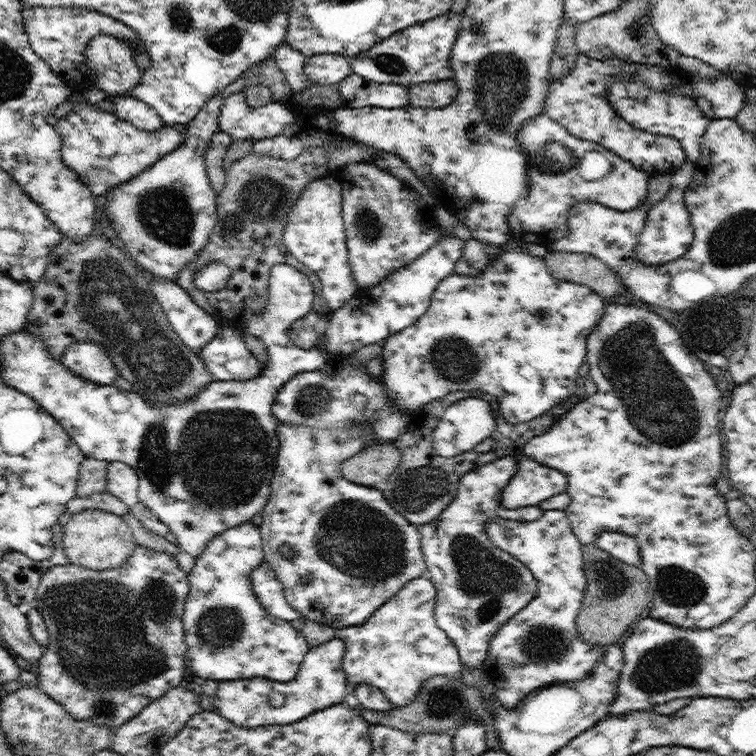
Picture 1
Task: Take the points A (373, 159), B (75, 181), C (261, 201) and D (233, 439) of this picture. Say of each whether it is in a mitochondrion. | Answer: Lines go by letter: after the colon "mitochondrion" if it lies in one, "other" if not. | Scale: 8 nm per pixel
A: other
B: other
C: mitochondrion
D: mitochondrion

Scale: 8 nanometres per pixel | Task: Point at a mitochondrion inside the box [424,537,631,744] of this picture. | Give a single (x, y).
(541, 643)

